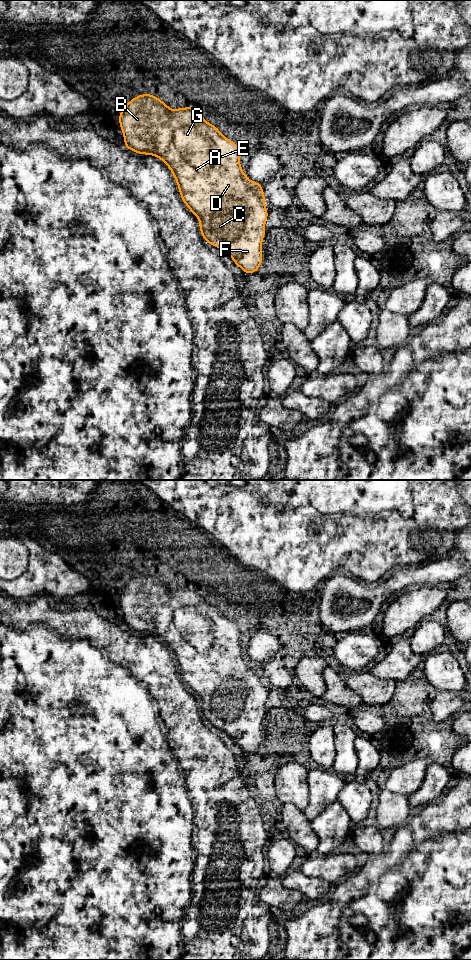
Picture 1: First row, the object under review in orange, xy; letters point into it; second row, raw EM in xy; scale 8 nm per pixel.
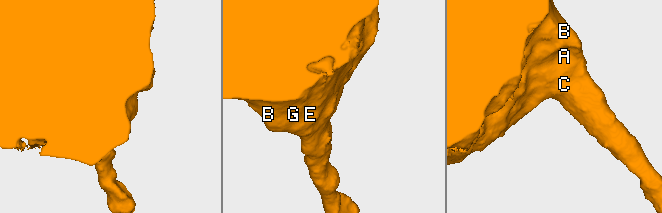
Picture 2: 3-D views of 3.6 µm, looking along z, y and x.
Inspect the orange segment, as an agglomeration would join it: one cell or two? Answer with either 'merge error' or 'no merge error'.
no merge error

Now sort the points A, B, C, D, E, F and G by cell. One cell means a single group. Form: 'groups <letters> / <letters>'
groups A B C D E F G

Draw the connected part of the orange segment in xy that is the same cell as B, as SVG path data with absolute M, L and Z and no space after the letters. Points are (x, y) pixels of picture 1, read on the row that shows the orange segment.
M149 93L134 97L118 115L125 147L138 154L156 156L171 170L182 201L199 220L203 239L225 252L244 273L257 272L263 262L262 241L268 210L262 184L251 181L243 173L240 164L242 152L238 145L226 138L215 125L208 123L198 108L170 109L161 99Z

